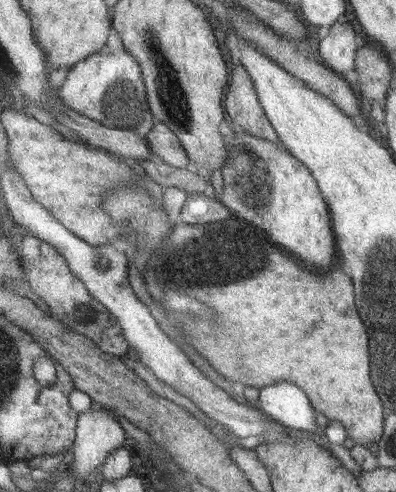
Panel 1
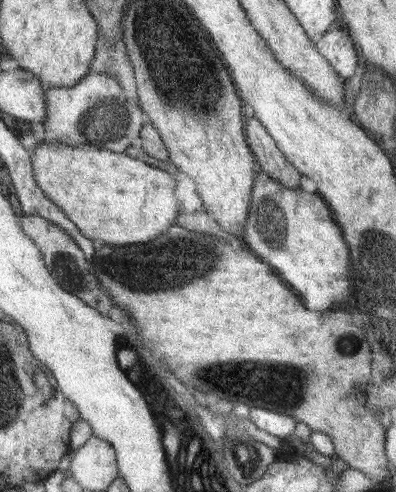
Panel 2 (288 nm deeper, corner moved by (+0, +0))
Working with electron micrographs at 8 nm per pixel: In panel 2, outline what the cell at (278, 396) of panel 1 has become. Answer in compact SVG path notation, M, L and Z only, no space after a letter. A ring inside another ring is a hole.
M249 408L249 420L259 430L263 430L275 438L281 438L281 440L291 438L295 424L297 424L297 420L293 420L291 416L281 414L281 412L271 412L265 408Z

